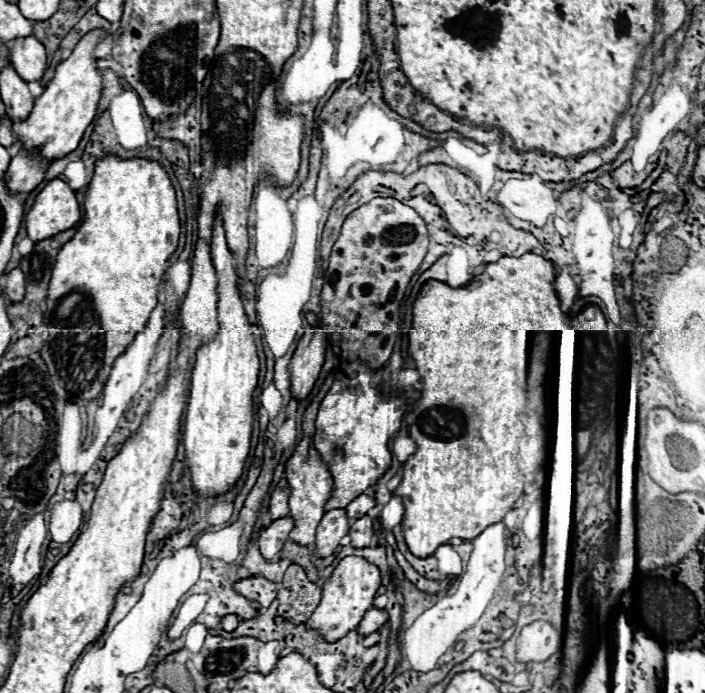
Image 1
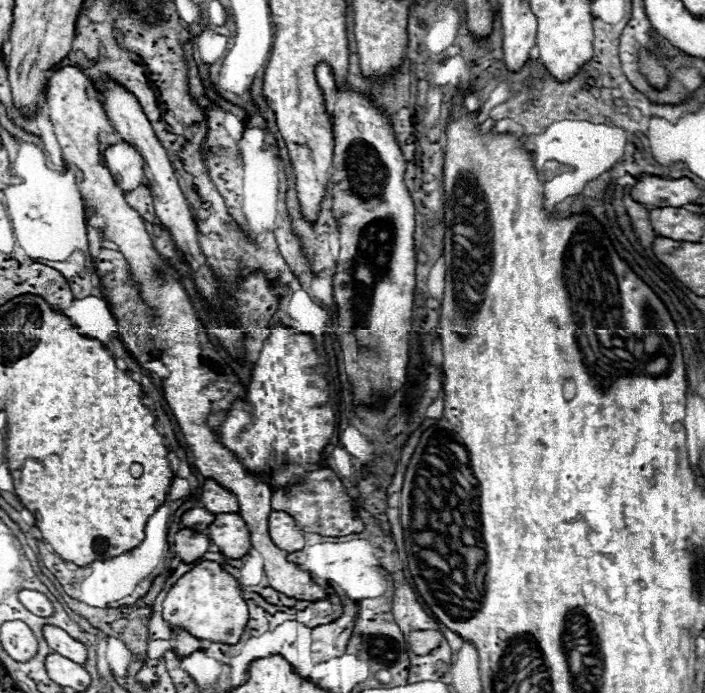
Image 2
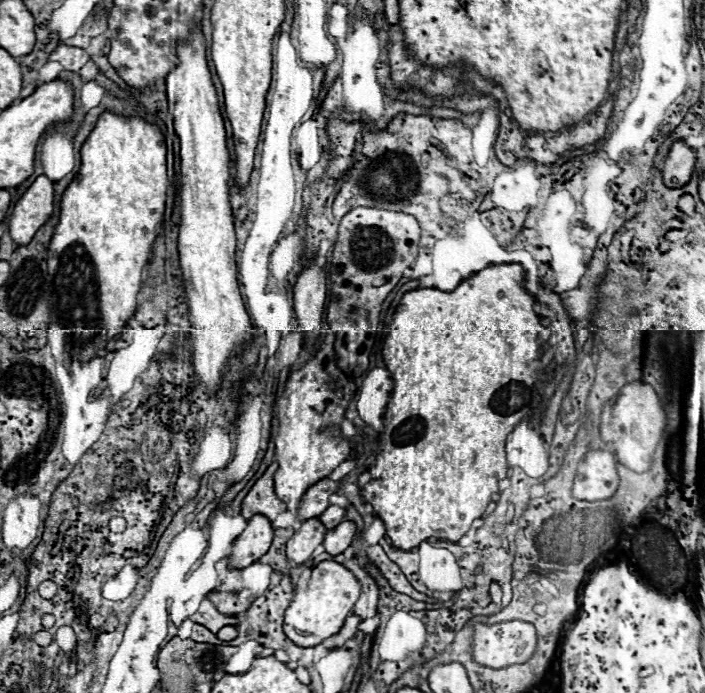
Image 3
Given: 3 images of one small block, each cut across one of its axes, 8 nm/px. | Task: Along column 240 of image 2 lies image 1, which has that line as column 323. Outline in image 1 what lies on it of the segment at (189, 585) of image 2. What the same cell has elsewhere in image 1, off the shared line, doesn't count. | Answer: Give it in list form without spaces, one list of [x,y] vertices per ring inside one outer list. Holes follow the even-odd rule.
[[[346,556],[336,566],[332,580],[328,580],[322,588],[322,600],[320,606],[314,610],[312,618],[308,620],[308,628],[318,630],[326,642],[336,642],[344,638],[350,630],[356,630],[362,622],[364,614],[374,606],[376,592],[380,588],[380,570],[376,564],[370,564],[364,558],[358,556]],[[336,578],[342,578],[342,582],[336,582]]]

